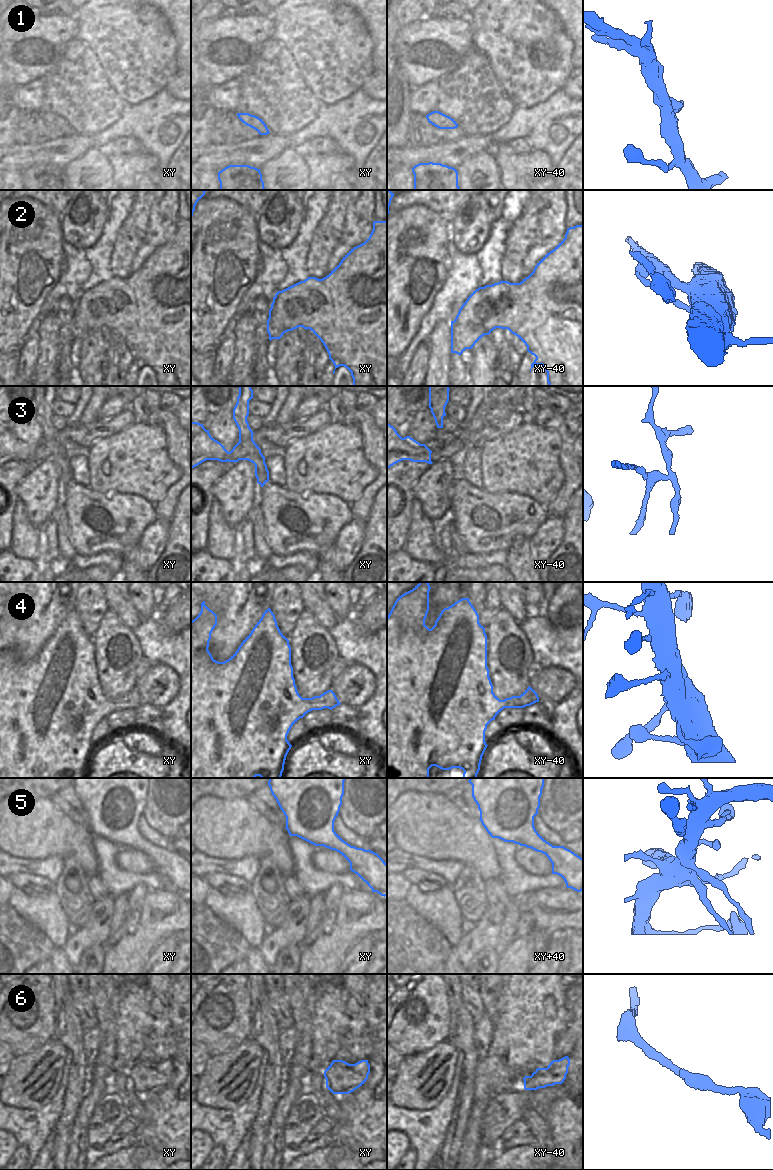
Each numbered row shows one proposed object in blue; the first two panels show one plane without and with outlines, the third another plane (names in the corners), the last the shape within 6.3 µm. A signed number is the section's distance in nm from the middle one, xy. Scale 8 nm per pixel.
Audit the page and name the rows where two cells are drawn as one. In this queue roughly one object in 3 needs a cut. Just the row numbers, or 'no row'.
2, 3

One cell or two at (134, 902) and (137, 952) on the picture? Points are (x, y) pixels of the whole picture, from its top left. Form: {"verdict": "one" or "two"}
{"verdict": "two"}

